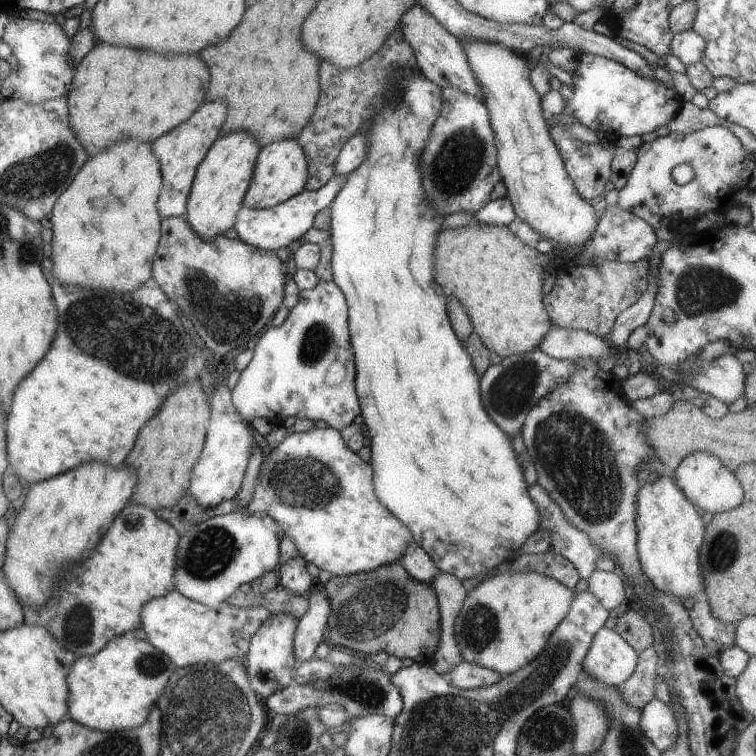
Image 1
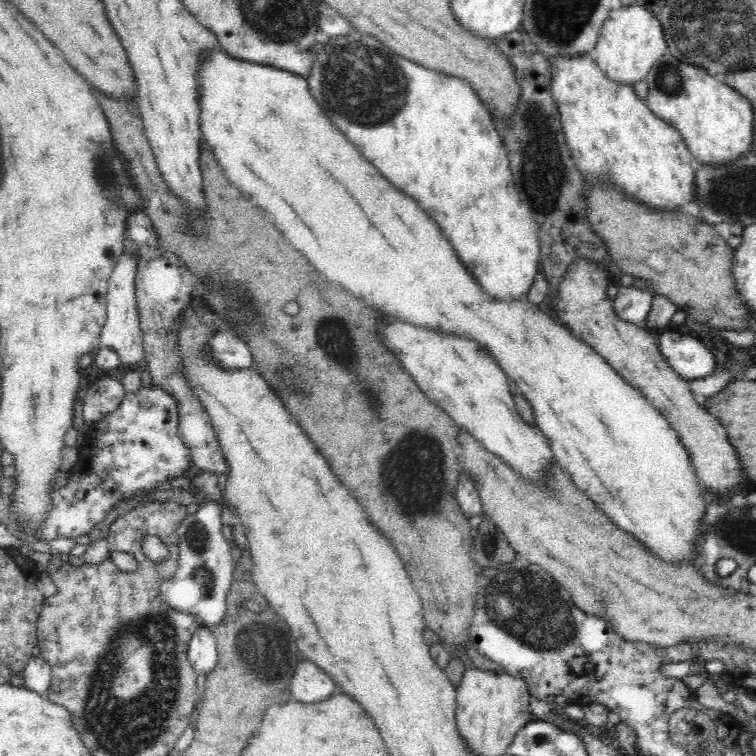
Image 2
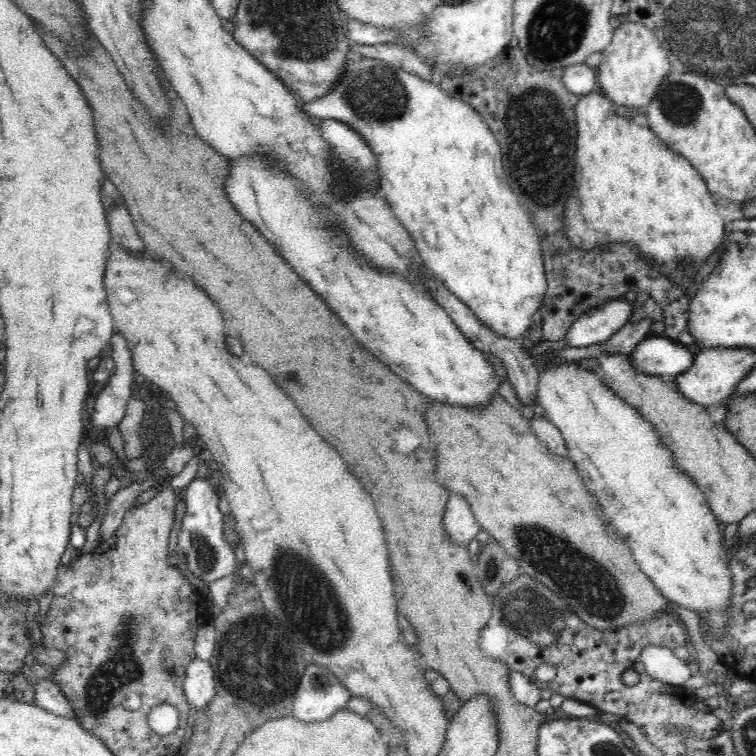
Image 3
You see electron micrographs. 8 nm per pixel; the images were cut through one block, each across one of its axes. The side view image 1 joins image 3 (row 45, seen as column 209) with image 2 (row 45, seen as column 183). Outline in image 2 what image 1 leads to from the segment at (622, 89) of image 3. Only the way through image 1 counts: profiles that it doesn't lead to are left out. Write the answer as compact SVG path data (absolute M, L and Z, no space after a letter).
M638 4L623 7L617 5L602 23L593 57L598 68L602 69L604 75L610 77L610 80L633 86L635 82L645 80L652 65L667 51L668 46L662 23L658 21L654 13L650 12L650 9Z

